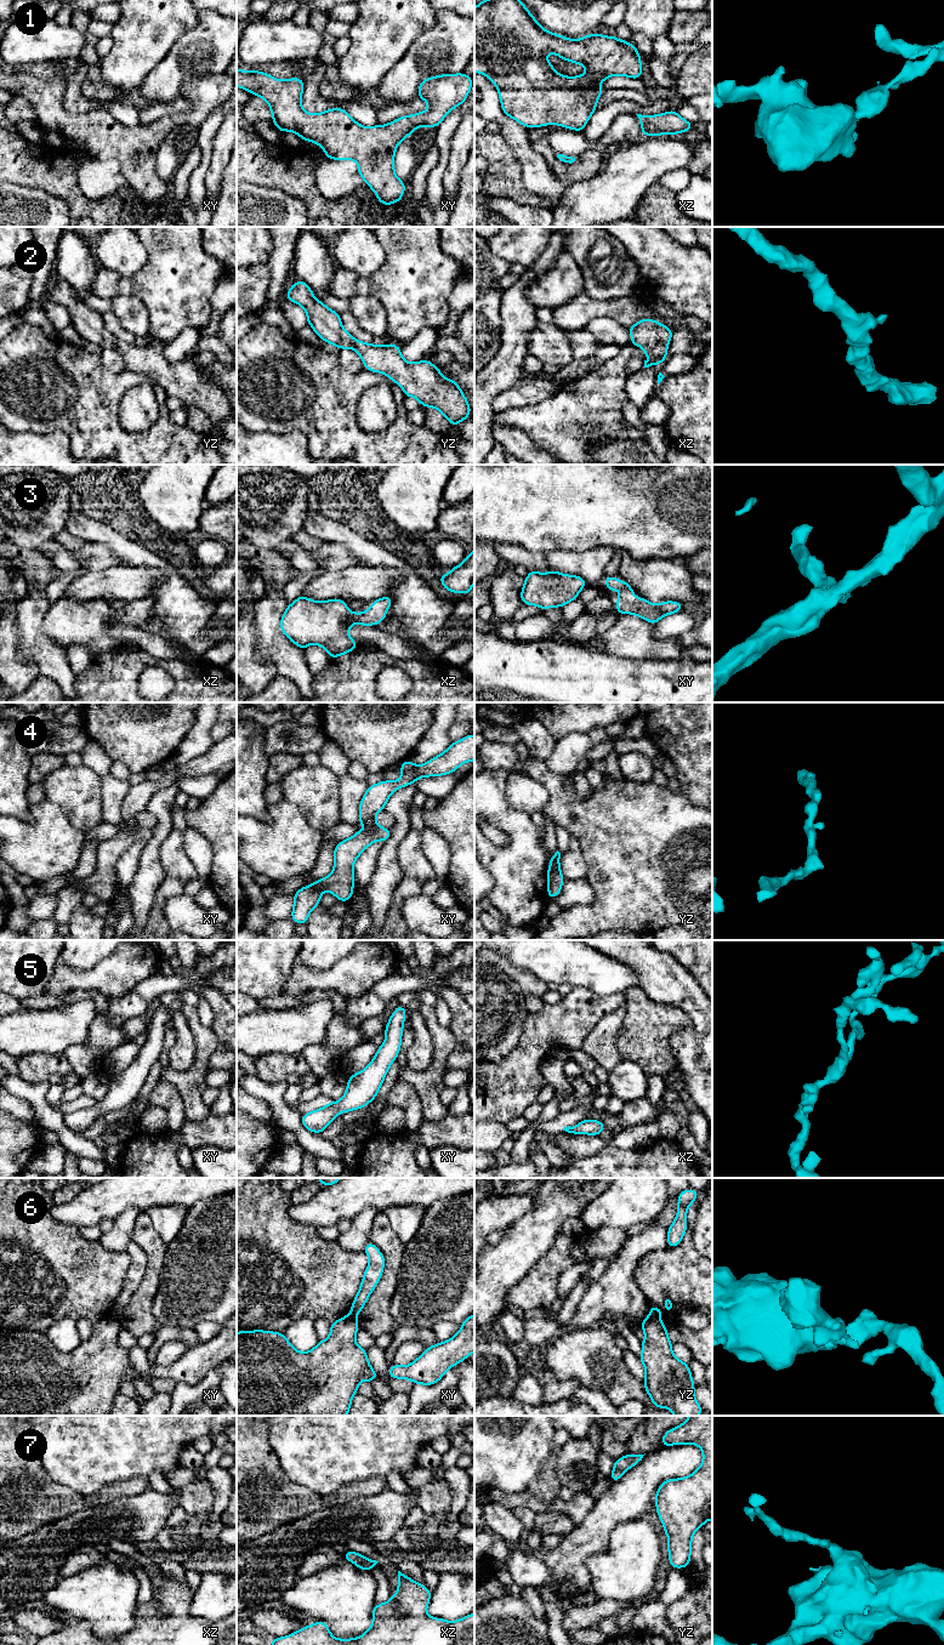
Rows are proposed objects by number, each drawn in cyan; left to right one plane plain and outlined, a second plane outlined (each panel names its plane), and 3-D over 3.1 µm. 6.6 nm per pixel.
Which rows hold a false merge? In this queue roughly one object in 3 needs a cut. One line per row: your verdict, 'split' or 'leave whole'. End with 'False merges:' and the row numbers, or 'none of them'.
1: leave whole
2: leave whole
3: leave whole
4: leave whole
5: leave whole
6: split
7: split
False merges: 6, 7

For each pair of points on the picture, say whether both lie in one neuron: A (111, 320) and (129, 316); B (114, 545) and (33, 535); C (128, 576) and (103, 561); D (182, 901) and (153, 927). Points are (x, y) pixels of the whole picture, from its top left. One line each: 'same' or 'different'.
A: different
B: different
C: different
D: different

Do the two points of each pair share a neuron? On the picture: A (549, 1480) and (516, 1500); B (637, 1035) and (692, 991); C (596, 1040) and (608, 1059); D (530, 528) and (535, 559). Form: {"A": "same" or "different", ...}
{"A": "different", "B": "different", "C": "same", "D": "different"}

